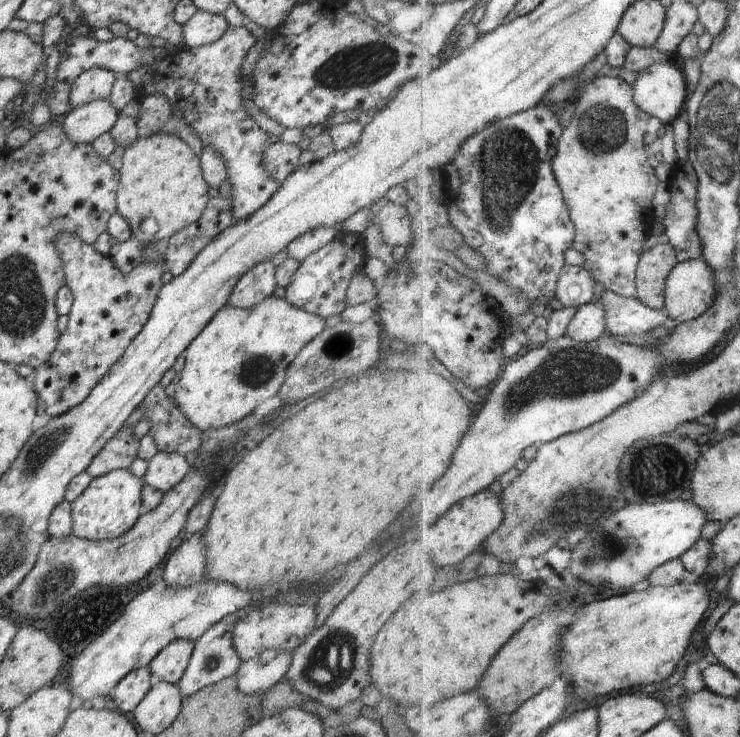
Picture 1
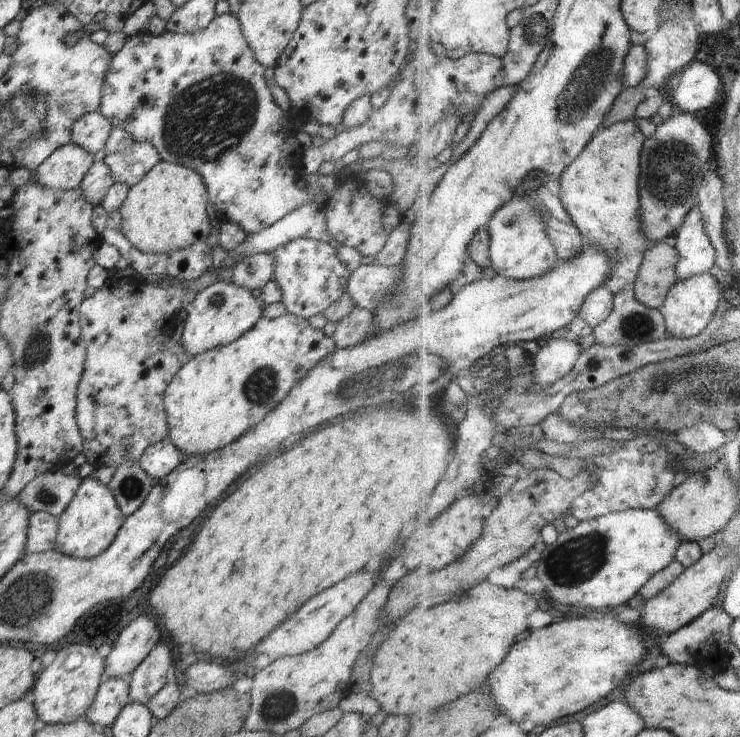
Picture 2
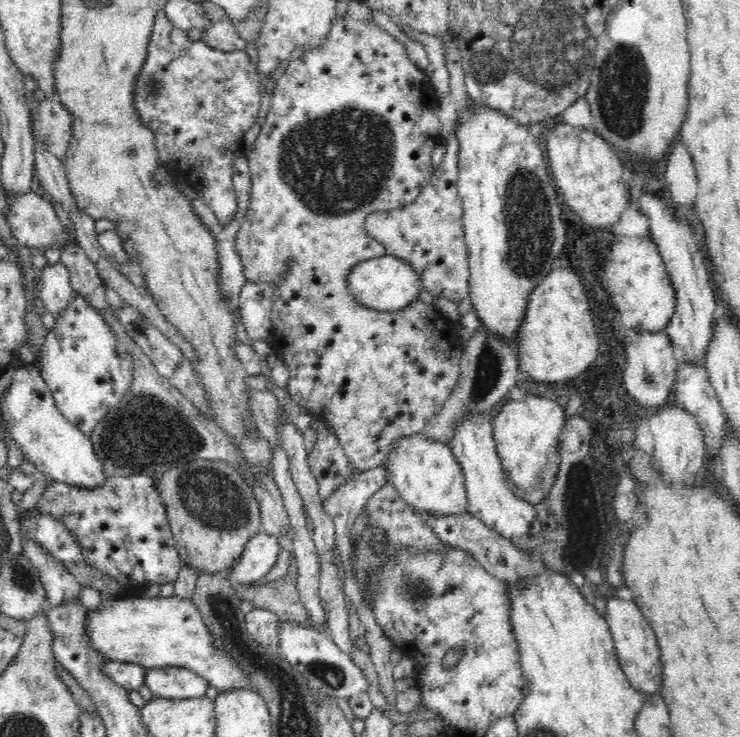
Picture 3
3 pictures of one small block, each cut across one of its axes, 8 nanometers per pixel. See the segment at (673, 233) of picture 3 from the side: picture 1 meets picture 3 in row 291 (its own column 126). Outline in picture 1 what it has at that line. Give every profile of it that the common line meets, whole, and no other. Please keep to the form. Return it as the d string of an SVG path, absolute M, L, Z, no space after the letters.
M148 667L132 670L112 687L108 695L114 700L117 710L130 717L138 704L142 702L144 695L150 690L153 682L153 674Z

